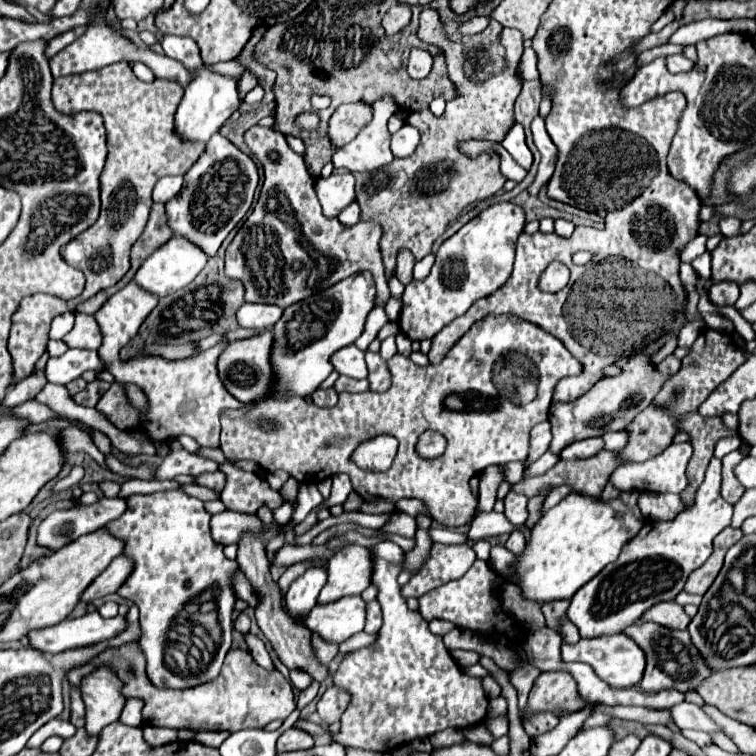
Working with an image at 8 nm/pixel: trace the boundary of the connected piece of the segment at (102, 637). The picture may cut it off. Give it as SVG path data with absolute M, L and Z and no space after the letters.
M96 611L96 613L86 613L84 617L78 619L62 621L42 631L32 631L28 633L28 637L32 641L32 647L50 655L58 655L62 651L90 647L94 643L114 639L114 635L122 633L122 627L126 627L126 617L116 615L112 619L104 619Z

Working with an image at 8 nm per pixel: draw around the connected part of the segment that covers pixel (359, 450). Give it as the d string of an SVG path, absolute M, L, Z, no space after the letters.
M390 435L366 439L354 449L350 461L366 471L384 471L392 465L398 448L397 440Z

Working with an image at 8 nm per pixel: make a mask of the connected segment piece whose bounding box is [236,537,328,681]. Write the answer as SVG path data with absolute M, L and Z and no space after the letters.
M242 537L242 541L238 543L238 557L236 557L236 561L240 565L240 571L246 575L246 579L250 579L250 585L254 587L254 593L256 593L256 599L258 599L258 605L256 605L256 621L258 621L262 633L266 635L266 639L272 643L272 647L278 653L280 661L286 667L290 667L290 669L296 669L296 667L298 669L304 669L316 681L322 681L328 675L328 667L326 665L320 665L314 659L308 627L302 627L302 625L292 623L290 617L286 615L286 611L282 607L280 589L278 589L278 585L270 577L270 565L268 565L264 543L260 539L254 539L254 537Z

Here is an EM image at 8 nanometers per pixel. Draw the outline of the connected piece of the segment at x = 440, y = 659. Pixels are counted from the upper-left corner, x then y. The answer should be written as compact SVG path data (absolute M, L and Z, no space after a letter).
M380 541L370 547L372 553L372 583L378 589L377 600L384 613L384 623L378 631L378 637L368 647L356 649L348 653L338 671L332 675L336 687L350 693L350 703L342 713L342 729L334 741L346 747L358 747L366 751L382 751L390 753L396 747L410 743L414 739L430 737L448 727L468 729L486 719L488 713L488 697L482 689L482 679L468 675L448 653L440 635L432 635L428 629L428 621L422 619L420 611L412 611L406 607L406 599L402 597L400 585L396 581L402 567L402 549L392 541Z

